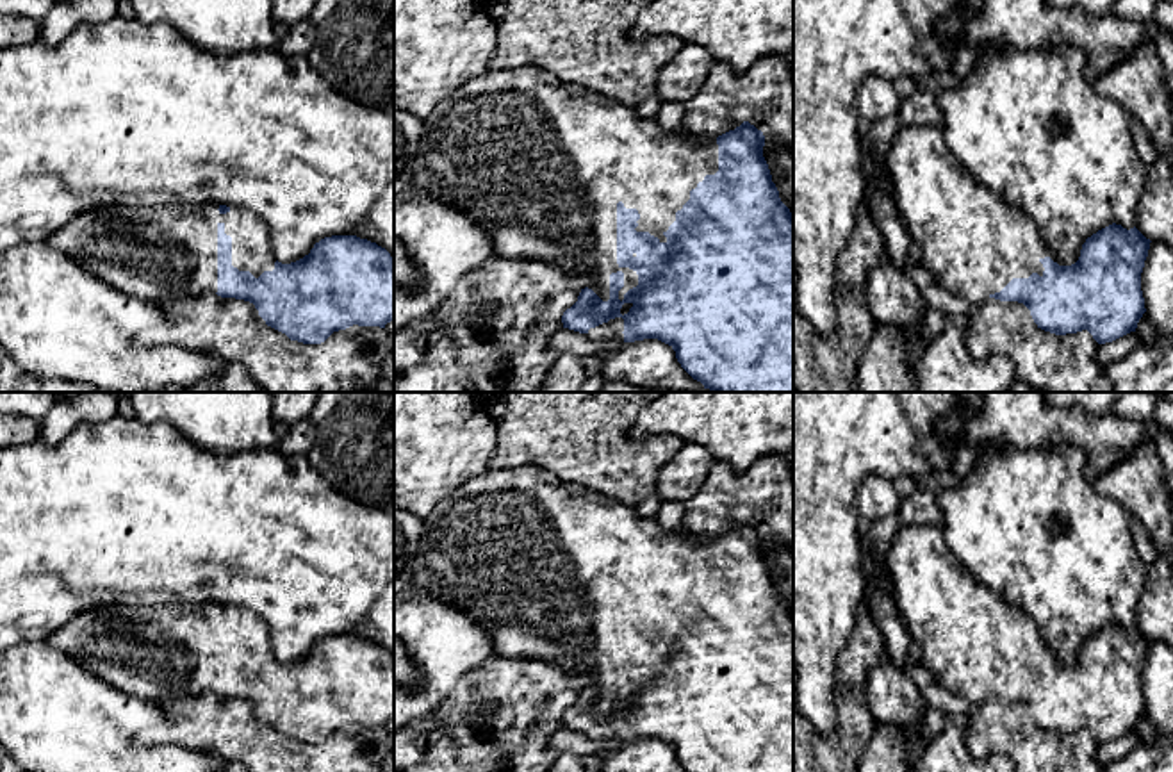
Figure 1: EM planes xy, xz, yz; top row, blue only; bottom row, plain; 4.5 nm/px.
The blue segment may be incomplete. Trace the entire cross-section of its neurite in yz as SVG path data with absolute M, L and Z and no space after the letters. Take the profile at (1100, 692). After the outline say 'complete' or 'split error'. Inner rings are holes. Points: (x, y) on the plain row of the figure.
M941 526L902 528L891 542L886 565L893 579L897 612L911 640L920 644L922 665L947 692L966 699L972 706L979 706L989 697L1023 702L1038 727L1055 735L1087 729L1098 743L1112 742L1136 731L1139 719L1146 711L1141 672L1152 642L1136 626L1127 629L1112 622L1098 629L1086 638L1075 663L1059 665L1036 622L1002 595L979 585L954 558Z | split error

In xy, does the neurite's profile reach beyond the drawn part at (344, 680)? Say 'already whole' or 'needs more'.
needs more

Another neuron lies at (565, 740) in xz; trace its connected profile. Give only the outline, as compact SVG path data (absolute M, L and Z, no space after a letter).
M562 727L551 740L551 747L565 754L595 754L601 756L615 749L619 742L615 738L595 740L586 733L579 733L569 727Z

